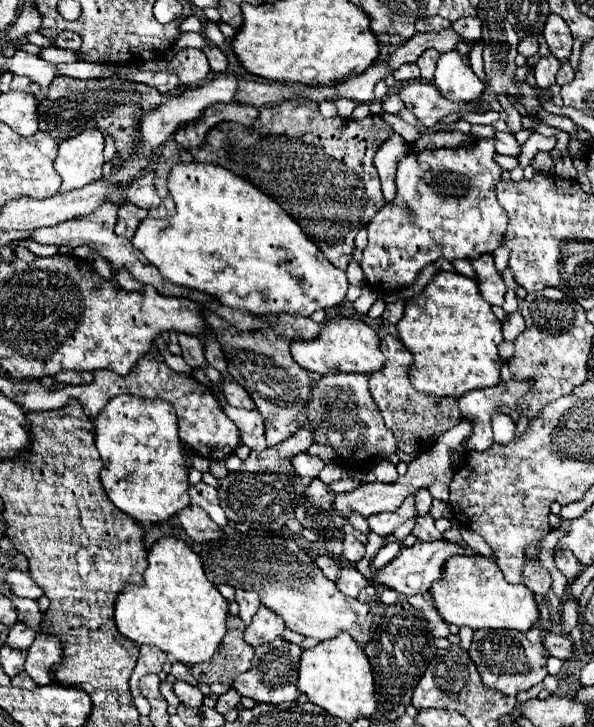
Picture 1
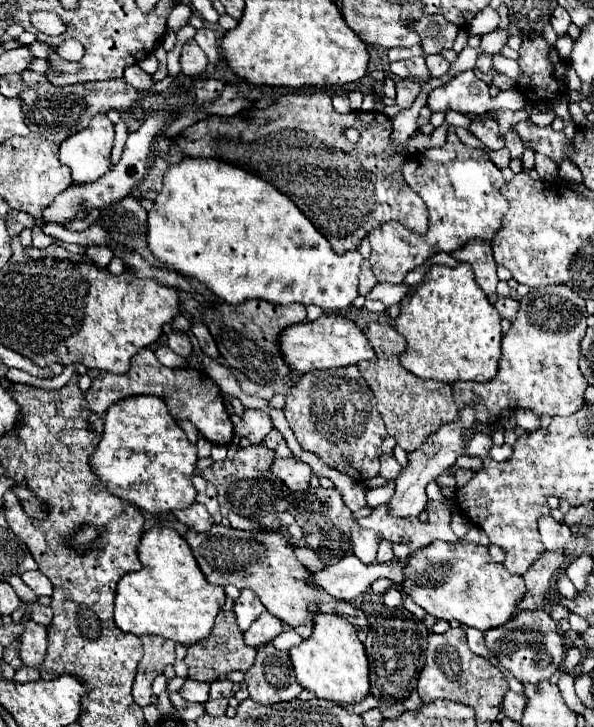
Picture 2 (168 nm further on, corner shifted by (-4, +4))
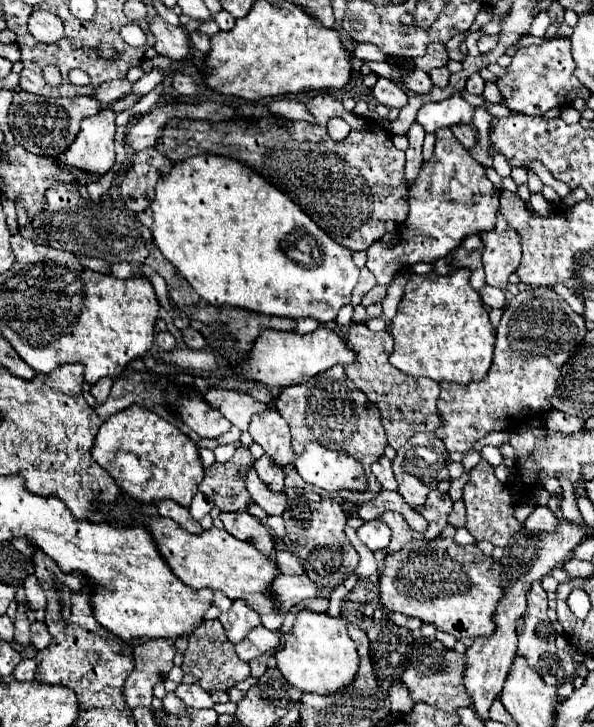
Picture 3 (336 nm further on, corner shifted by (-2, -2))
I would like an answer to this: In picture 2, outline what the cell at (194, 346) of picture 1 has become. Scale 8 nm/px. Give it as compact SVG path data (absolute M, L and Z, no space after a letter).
M171 332L167 336L167 346L171 346L173 352L177 352L179 356L183 358L189 358L191 352L193 352L193 346L191 346L191 340L187 334L181 334L181 332Z

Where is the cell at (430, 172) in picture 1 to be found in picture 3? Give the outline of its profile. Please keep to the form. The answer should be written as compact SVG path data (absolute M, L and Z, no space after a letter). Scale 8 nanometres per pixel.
M443 128L435 136L433 158L423 164L415 186L409 190L409 218L399 230L403 240L395 248L385 248L381 242L367 248L367 268L377 278L377 284L389 286L403 266L435 262L455 250L465 236L495 228L499 198L493 196L493 184L485 178L485 168L455 142L451 128Z

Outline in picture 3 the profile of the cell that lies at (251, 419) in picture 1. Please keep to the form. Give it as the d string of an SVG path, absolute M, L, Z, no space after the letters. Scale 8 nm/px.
M275 408L251 418L251 436L277 466L291 464L297 458L291 448L289 426Z

